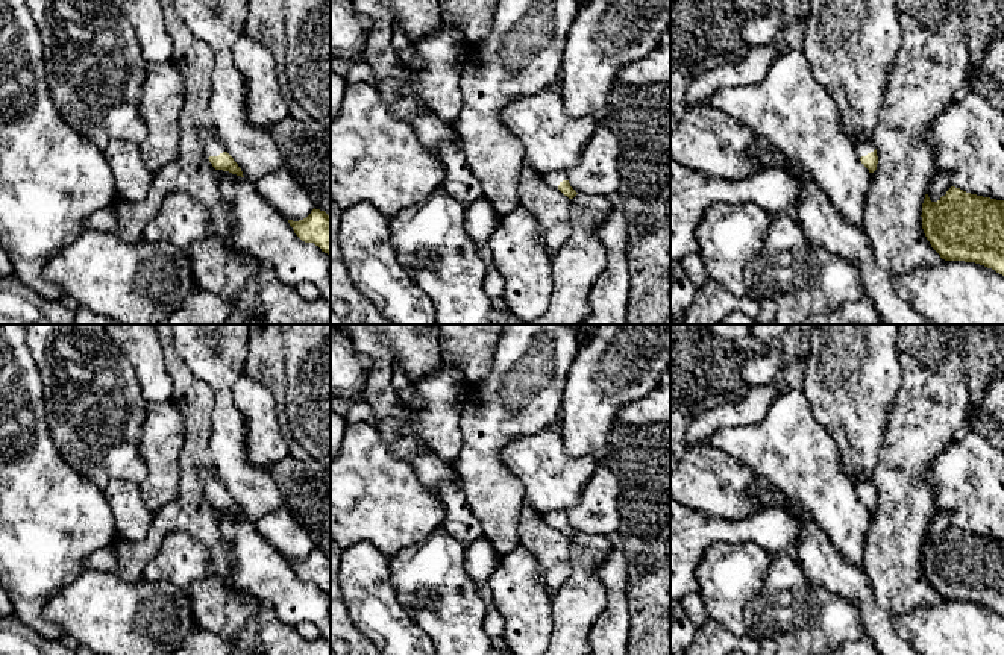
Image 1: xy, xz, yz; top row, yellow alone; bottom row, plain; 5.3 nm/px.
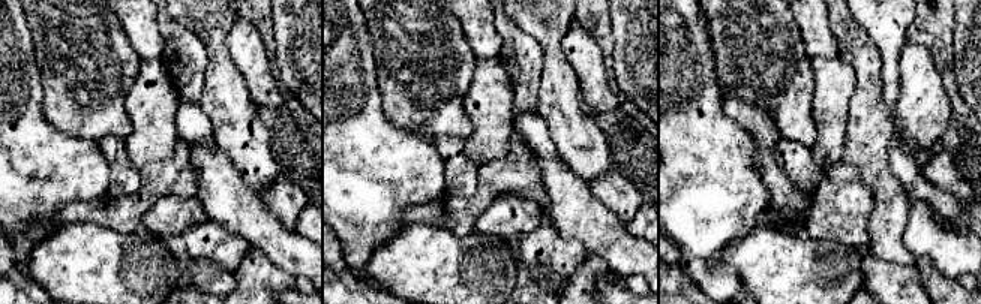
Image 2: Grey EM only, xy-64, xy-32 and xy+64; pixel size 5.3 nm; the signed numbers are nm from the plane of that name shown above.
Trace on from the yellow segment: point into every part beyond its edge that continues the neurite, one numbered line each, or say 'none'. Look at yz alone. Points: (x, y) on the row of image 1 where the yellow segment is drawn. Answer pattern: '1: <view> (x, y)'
1: yz (862, 147)

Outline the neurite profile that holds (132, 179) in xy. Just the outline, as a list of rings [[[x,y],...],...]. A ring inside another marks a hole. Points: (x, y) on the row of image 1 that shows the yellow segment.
[[[109,139],[105,149],[114,176],[117,199],[141,202],[152,185],[153,173],[144,165],[136,144]]]

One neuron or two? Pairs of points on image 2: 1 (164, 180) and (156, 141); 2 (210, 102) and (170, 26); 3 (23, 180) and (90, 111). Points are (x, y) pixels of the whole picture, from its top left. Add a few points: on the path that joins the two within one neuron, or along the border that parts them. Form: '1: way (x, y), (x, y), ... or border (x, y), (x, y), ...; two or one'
1: border (179, 138), (168, 159), (147, 162), (140, 169); two
2: border (207, 51), (204, 84), (197, 102); two
3: border (42, 110), (47, 120), (60, 131), (96, 143); two

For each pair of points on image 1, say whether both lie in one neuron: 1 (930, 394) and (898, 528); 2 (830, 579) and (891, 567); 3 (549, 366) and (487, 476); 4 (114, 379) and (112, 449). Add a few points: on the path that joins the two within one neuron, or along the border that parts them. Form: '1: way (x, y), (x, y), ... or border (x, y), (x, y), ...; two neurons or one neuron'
1: way (916, 428), (901, 460), (901, 495); one neuron
2: border (862, 566), (874, 599), (880, 605); two neurons
3: way (522, 393), (487, 428), (487, 449); one neuron
4: way (112, 396), (112, 432); one neuron

